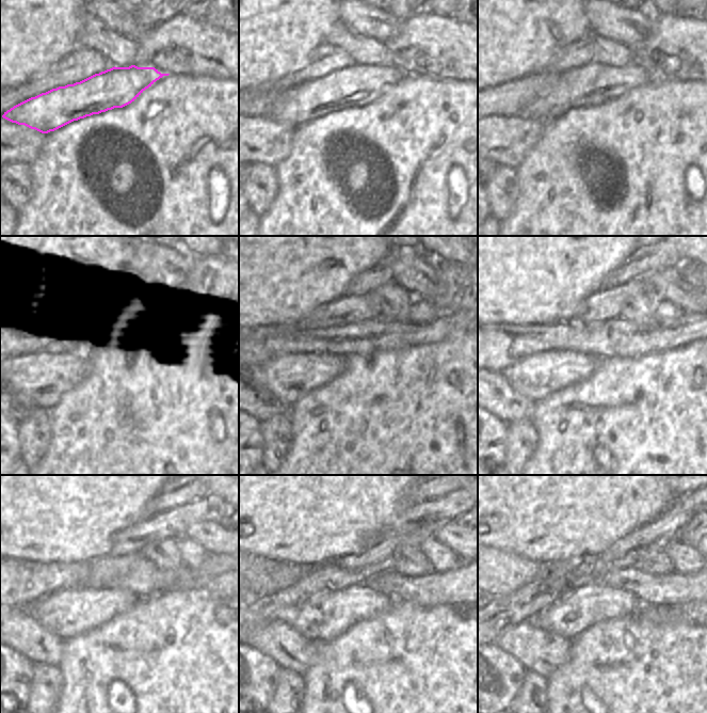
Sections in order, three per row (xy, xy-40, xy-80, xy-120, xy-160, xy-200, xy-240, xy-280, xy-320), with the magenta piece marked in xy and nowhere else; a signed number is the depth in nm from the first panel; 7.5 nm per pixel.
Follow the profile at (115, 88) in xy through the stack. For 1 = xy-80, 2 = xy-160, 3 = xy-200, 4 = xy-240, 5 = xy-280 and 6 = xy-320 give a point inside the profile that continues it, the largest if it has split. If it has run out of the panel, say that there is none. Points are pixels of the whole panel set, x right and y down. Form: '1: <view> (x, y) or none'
1: xy-80 (593, 84)
2: xy-160 (421, 311)
3: xy-200 (667, 314)
4: xy-240 (193, 554)
5: xy-280 (442, 558)
6: xy-320 (685, 558)

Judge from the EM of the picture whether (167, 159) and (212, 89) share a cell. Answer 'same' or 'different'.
same

